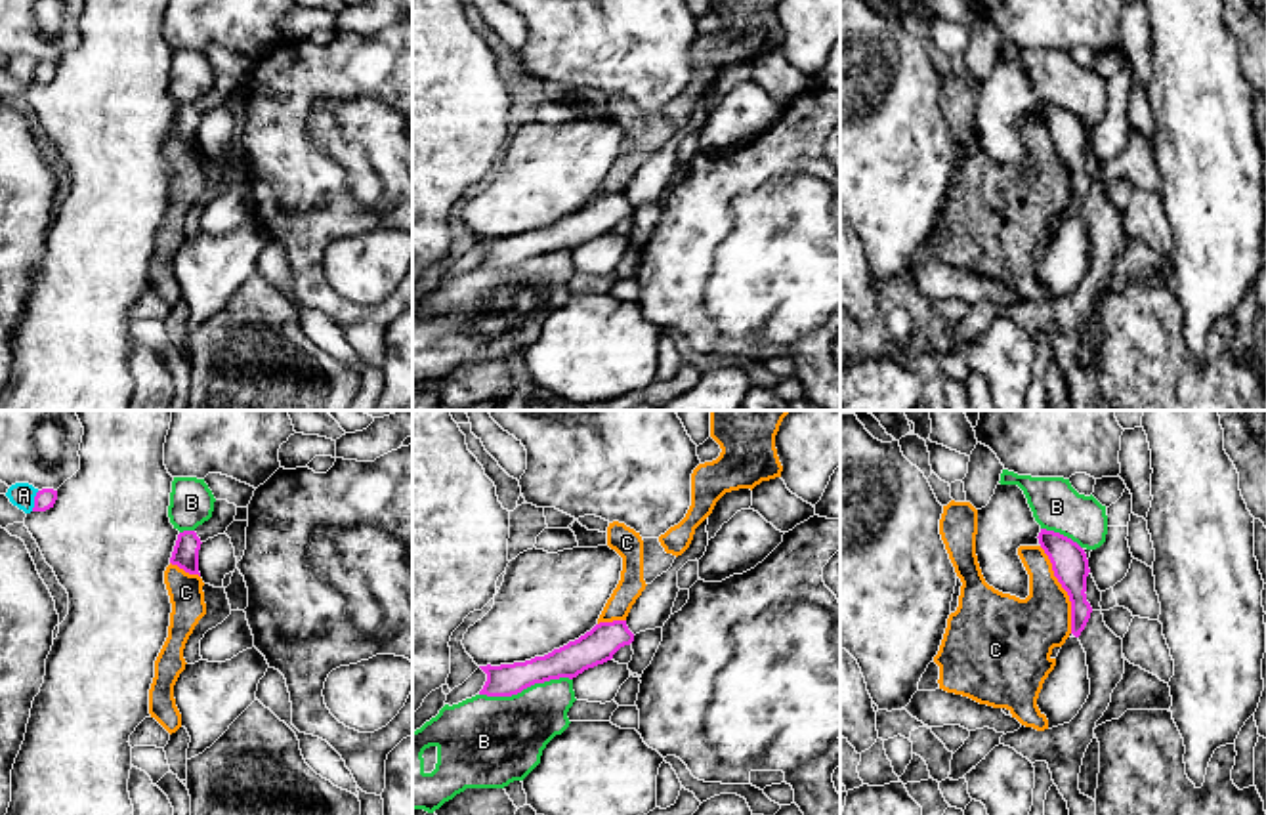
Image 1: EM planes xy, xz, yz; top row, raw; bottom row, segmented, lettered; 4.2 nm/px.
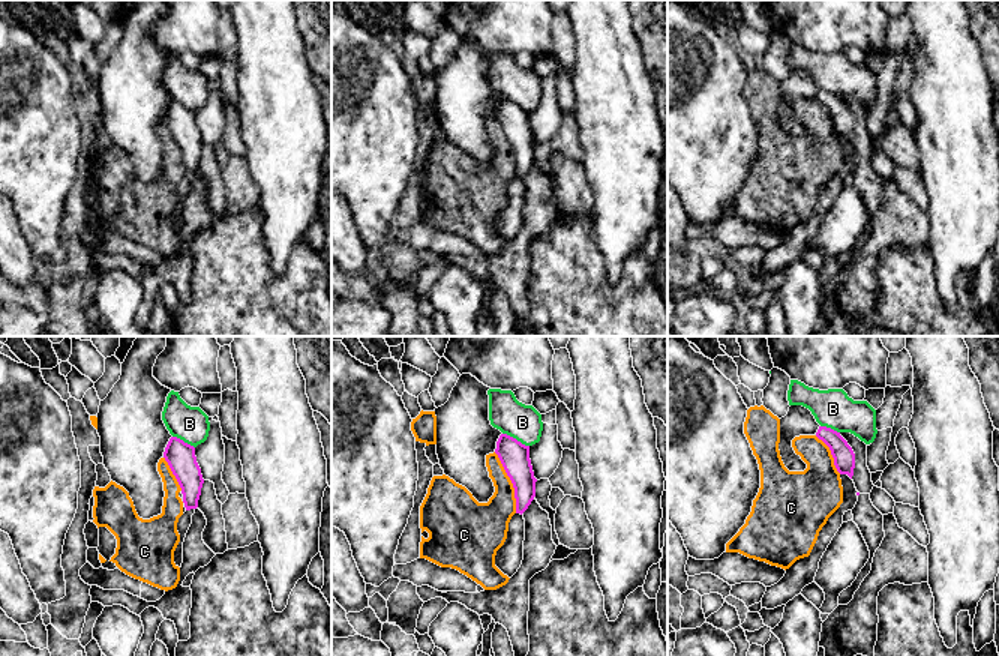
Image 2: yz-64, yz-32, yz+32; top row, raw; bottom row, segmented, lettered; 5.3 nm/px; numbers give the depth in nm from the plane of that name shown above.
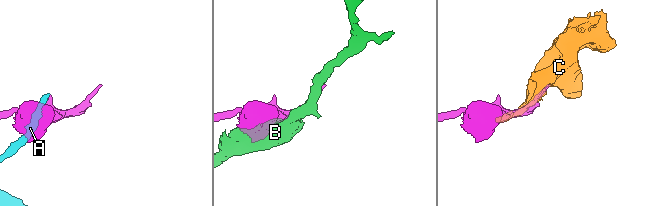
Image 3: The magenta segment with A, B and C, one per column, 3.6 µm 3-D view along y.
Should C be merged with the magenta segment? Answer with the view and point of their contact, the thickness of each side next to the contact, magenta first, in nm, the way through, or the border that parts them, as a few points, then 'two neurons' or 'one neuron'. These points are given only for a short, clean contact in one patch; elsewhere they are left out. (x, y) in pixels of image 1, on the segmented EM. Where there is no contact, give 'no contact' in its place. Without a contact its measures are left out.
meets magenta in yz at (1064, 588); 150 nm thick on the magenta side, 280 nm on the other; two neurons

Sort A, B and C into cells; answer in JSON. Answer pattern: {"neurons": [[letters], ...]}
{"neurons": [["A"], ["B"], ["C"]]}

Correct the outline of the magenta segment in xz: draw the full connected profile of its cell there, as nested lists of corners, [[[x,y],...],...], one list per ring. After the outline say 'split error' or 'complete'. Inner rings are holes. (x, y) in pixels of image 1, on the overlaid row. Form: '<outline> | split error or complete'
[[[626,620],[600,622],[590,632],[544,657],[525,662],[479,666],[487,681],[479,695],[512,697],[523,689],[559,678],[577,678],[588,668],[603,664],[613,655],[634,641]]] | complete

